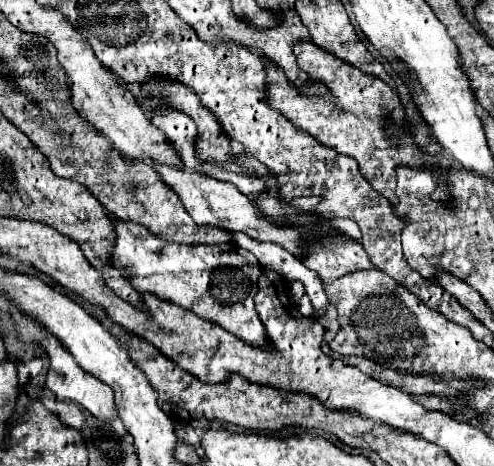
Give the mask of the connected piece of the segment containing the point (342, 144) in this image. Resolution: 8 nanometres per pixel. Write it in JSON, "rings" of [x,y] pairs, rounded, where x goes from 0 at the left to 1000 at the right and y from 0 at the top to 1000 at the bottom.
{"rings":[[[597,92],[593,105],[601,122],[601,139],[626,161],[630,174],[654,178],[662,187],[658,208],[617,208],[605,200],[597,182],[585,182],[581,161],[561,139],[549,139],[540,122],[532,122],[532,144],[540,148],[540,221],[549,234],[573,242],[601,277],[613,277],[638,294],[658,315],[670,315],[686,328],[711,333],[727,350],[727,367],[751,393],[759,410],[800,436],[800,358],[808,354],[877,354],[852,337],[852,324],[836,311],[836,303],[816,290],[812,315],[796,320],[779,298],[779,242],[796,242],[800,260],[816,255],[816,230],[808,221],[804,200],[767,165],[727,152],[702,131],[686,131],[674,114],[658,114],[646,97],[634,92]]]}

